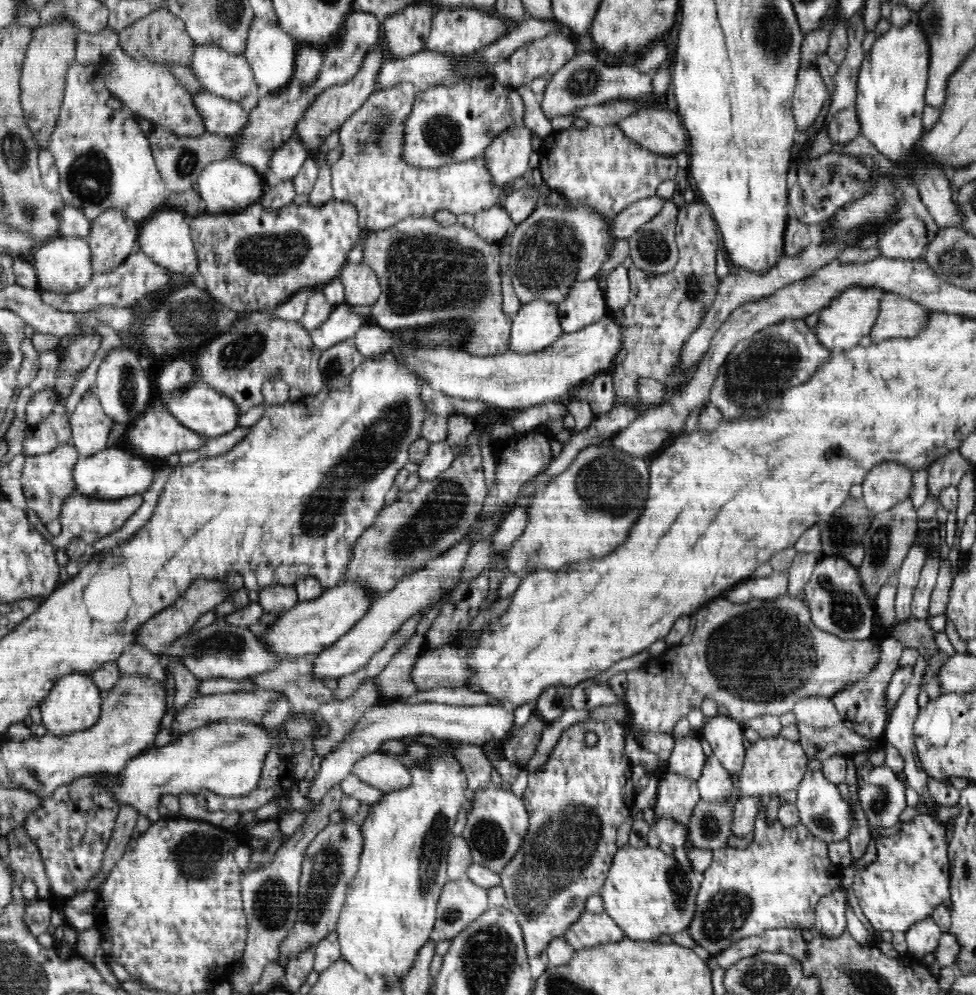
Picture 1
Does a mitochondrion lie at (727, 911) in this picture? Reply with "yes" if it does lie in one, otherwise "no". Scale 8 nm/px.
yes

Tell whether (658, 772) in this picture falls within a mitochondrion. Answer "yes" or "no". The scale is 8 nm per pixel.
no

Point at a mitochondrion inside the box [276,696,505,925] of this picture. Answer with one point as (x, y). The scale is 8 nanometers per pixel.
(431, 848)

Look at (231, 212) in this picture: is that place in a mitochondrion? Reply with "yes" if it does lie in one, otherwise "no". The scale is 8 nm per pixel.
no

